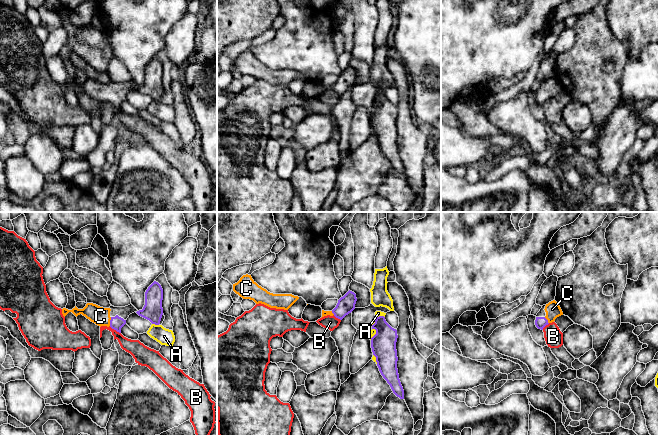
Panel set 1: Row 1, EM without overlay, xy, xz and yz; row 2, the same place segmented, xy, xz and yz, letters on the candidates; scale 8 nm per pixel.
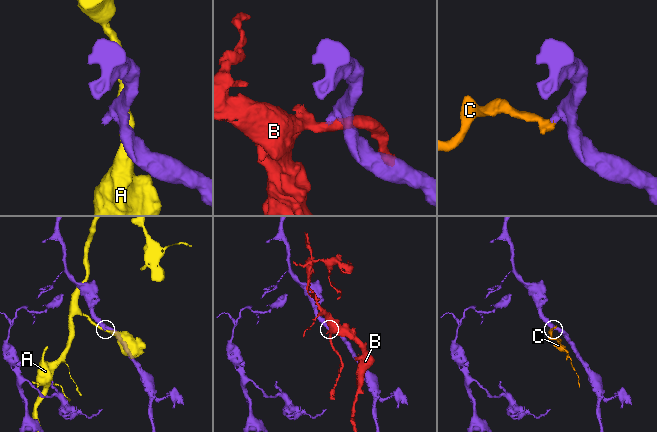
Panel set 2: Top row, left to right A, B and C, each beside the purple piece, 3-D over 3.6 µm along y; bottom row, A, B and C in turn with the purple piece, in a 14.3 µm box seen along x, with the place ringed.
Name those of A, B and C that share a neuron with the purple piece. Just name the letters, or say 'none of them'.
C

